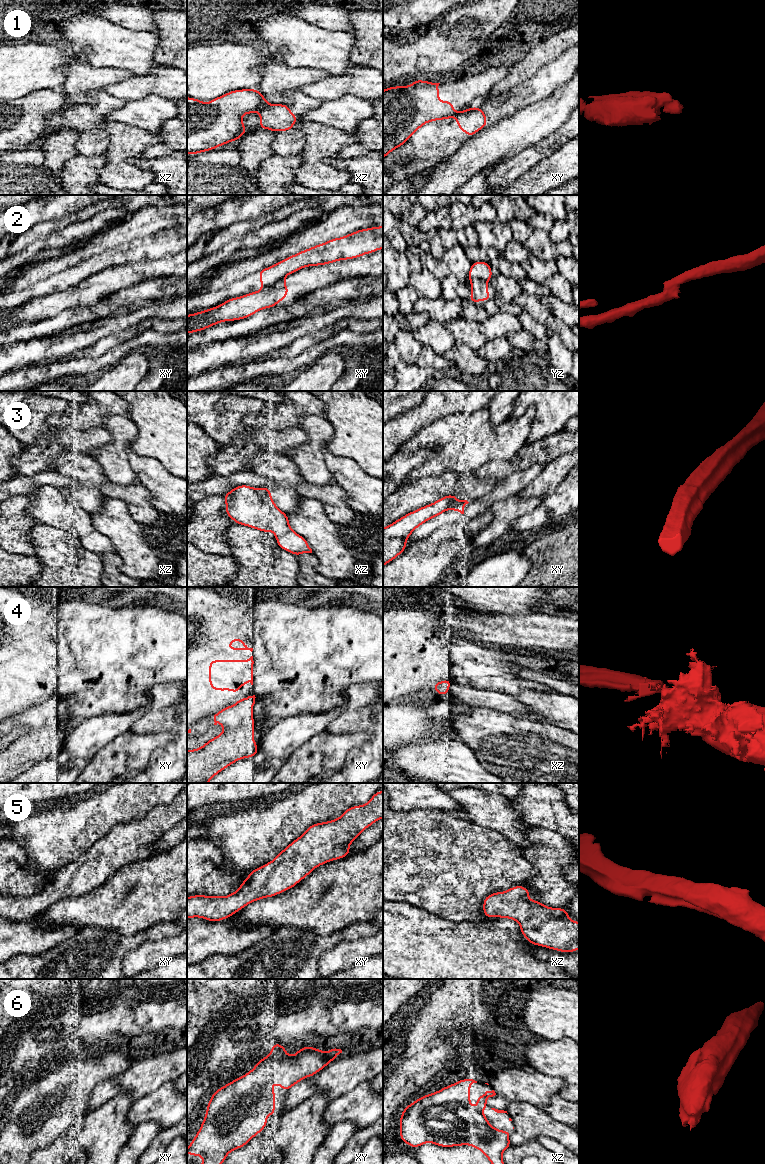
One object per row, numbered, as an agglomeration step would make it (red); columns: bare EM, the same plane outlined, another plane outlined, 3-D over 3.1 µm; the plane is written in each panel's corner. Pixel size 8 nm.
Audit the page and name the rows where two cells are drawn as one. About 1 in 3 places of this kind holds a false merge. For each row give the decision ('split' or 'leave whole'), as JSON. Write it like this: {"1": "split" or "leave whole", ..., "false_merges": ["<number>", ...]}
{"1": "split", "2": "split", "3": "leave whole", "4": "split", "5": "leave whole", "6": "leave whole", "false_merges": ["1", "2", "4"]}

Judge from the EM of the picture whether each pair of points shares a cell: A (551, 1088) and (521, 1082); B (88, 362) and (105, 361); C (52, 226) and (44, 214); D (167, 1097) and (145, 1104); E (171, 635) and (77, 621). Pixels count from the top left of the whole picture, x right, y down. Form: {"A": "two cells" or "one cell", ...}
{"A": "one cell", "B": "one cell", "C": "two cells", "D": "one cell", "E": "one cell"}

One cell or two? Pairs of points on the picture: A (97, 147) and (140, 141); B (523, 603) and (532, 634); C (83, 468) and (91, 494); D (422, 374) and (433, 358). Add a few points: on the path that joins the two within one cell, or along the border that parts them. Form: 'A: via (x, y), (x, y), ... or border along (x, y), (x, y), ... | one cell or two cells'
A: border along (104, 122), (100, 127), (107, 134), (109, 145) | two cells
B: border along (502, 613), (531, 613), (535, 611), (550, 613) | two cells
C: via (89, 474), (89, 488) | one cell
D: border along (415, 363), (421, 367), (430, 367), (433, 370) | two cells

